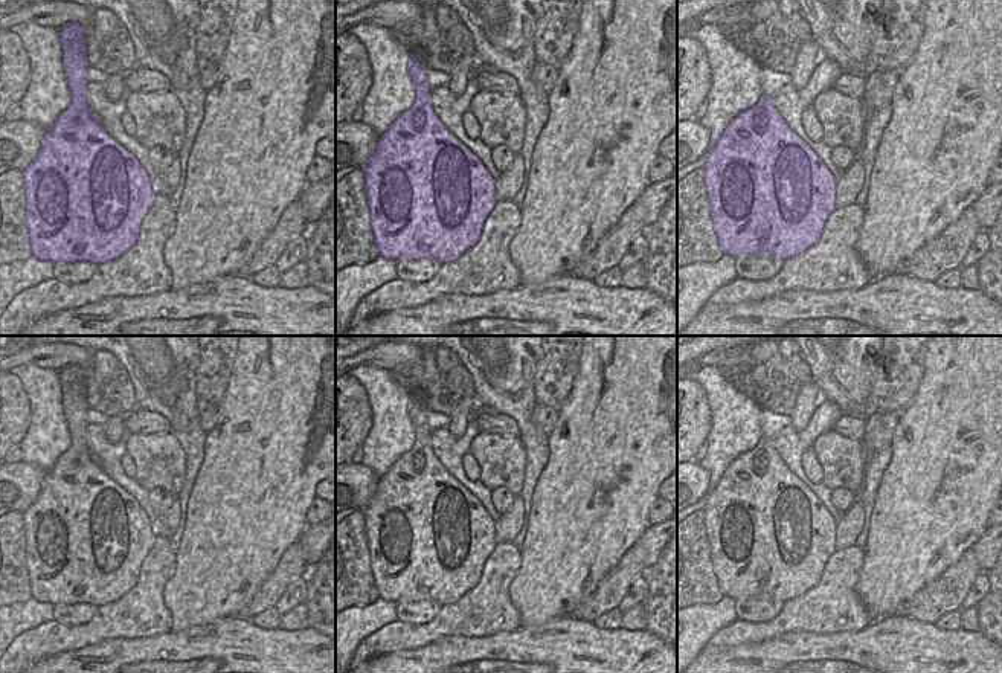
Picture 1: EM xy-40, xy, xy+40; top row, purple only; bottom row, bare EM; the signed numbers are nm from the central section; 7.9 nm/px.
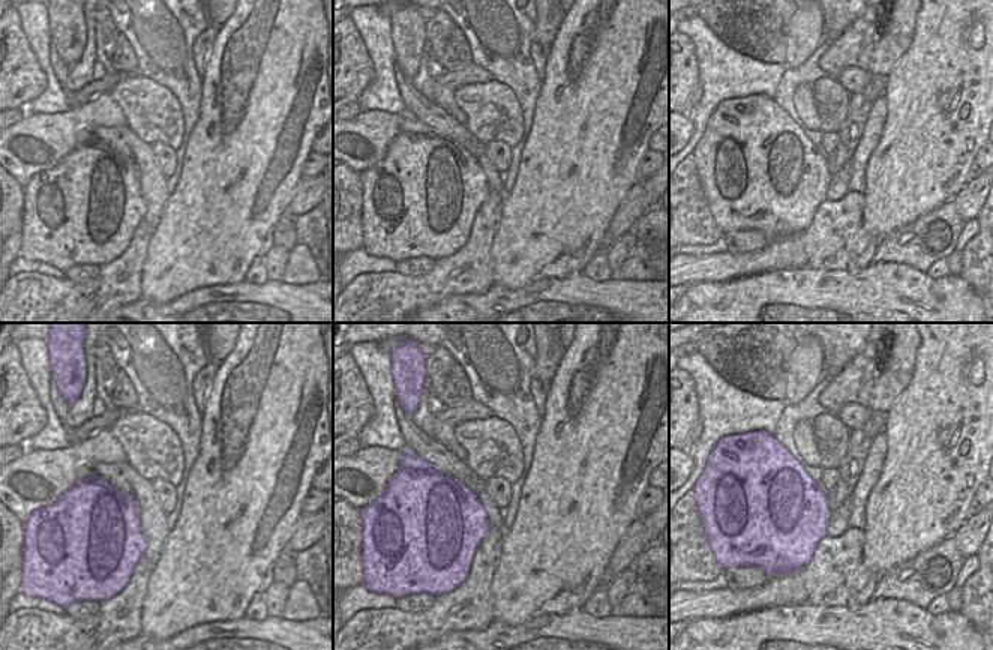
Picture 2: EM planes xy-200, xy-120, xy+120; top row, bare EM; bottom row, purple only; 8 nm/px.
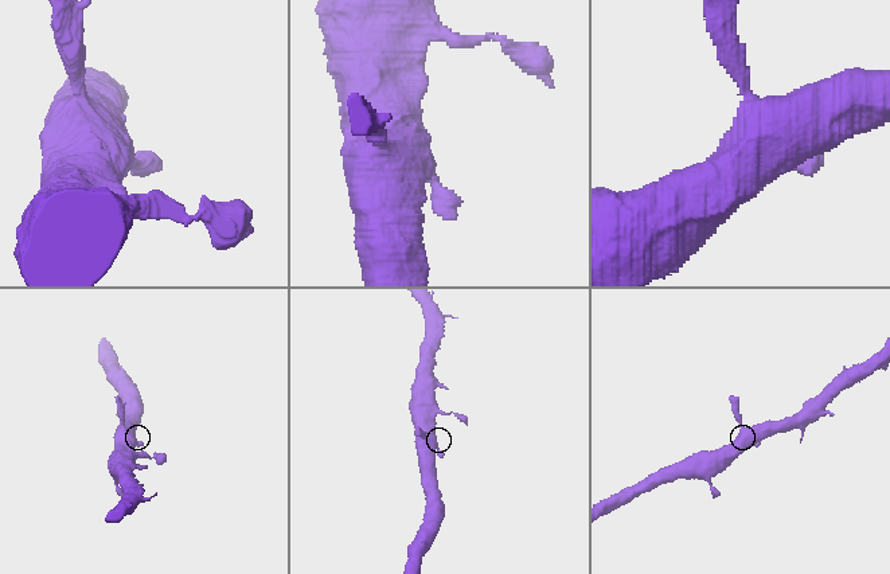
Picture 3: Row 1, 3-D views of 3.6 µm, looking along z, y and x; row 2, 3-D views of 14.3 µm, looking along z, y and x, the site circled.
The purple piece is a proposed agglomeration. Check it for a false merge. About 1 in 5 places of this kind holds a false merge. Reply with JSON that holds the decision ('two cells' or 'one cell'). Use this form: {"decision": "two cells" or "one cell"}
{"decision": "one cell"}

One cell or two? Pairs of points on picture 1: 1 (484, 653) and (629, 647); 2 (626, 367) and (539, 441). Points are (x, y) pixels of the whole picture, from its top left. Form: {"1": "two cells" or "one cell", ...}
{"1": "one cell", "2": "two cells"}

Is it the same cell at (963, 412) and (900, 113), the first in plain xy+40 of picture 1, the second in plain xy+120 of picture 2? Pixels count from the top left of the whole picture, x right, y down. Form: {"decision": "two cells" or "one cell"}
{"decision": "one cell"}

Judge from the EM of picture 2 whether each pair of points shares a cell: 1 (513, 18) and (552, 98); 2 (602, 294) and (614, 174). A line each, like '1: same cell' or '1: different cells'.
1: different cells
2: different cells

